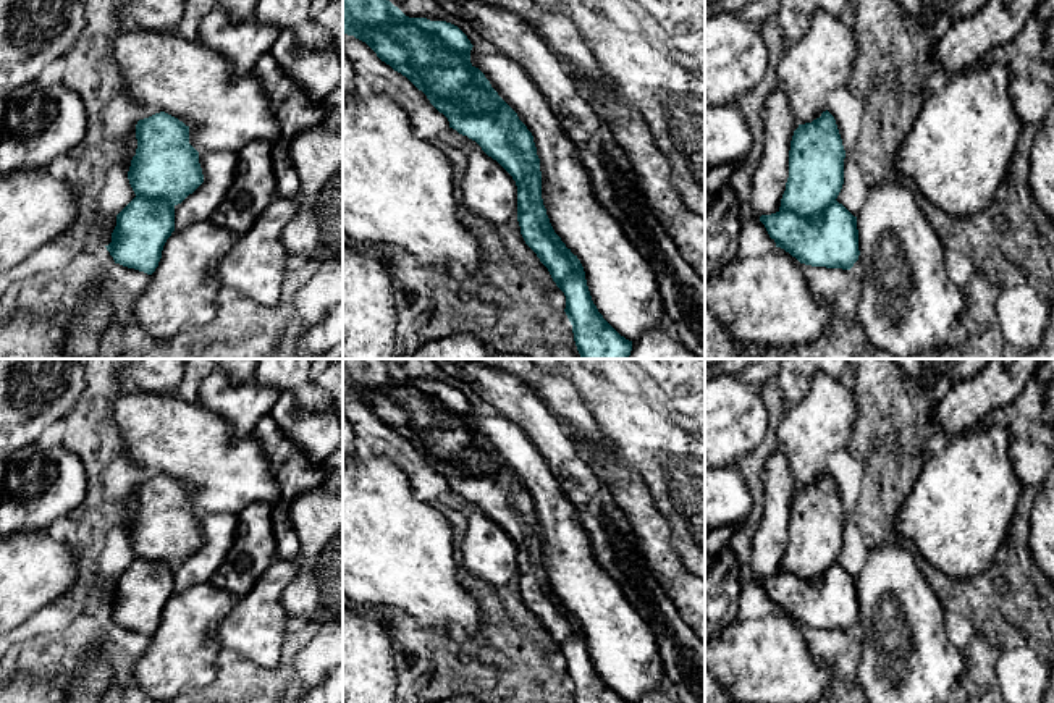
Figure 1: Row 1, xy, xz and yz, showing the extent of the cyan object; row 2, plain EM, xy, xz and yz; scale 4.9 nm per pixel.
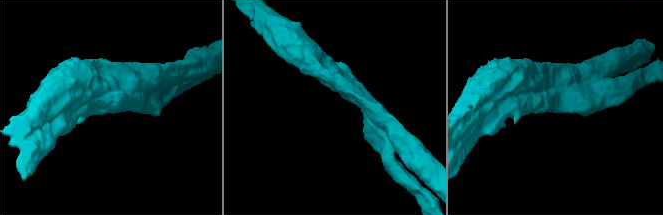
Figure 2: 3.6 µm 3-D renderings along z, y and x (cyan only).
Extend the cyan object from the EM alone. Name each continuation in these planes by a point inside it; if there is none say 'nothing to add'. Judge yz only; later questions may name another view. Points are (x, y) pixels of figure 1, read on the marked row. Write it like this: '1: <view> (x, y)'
nothing to add

